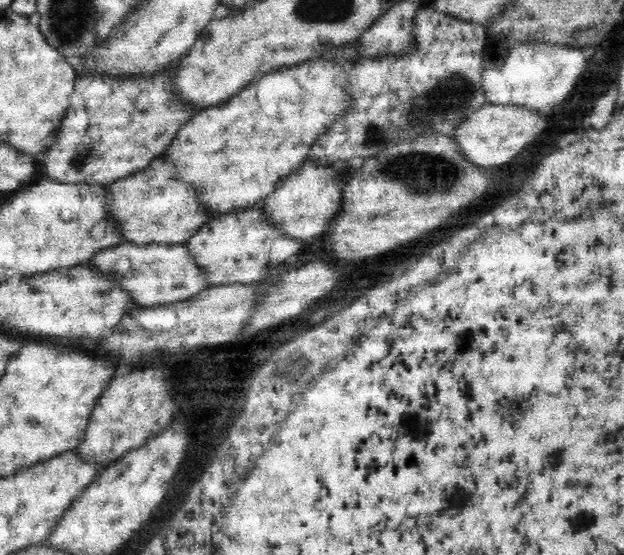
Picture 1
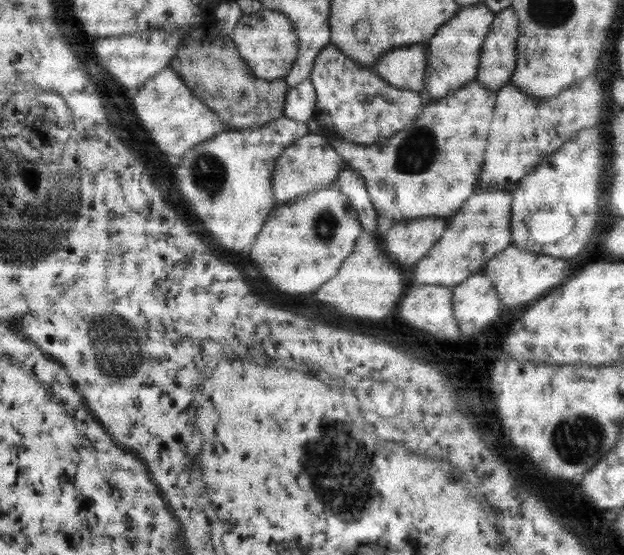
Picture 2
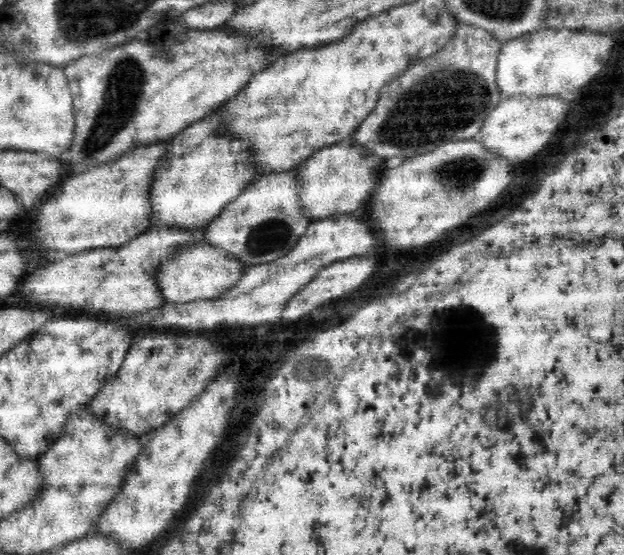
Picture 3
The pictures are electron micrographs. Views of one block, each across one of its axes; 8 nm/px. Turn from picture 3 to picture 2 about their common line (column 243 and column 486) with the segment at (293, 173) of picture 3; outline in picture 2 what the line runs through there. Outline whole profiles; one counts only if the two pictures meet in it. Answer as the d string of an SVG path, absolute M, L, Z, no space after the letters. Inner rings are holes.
M475 190L459 210L447 220L439 238L425 256L413 265L411 280L415 284L431 284L452 288L469 275L480 272L487 259L511 244L509 219L511 192L505 190Z

